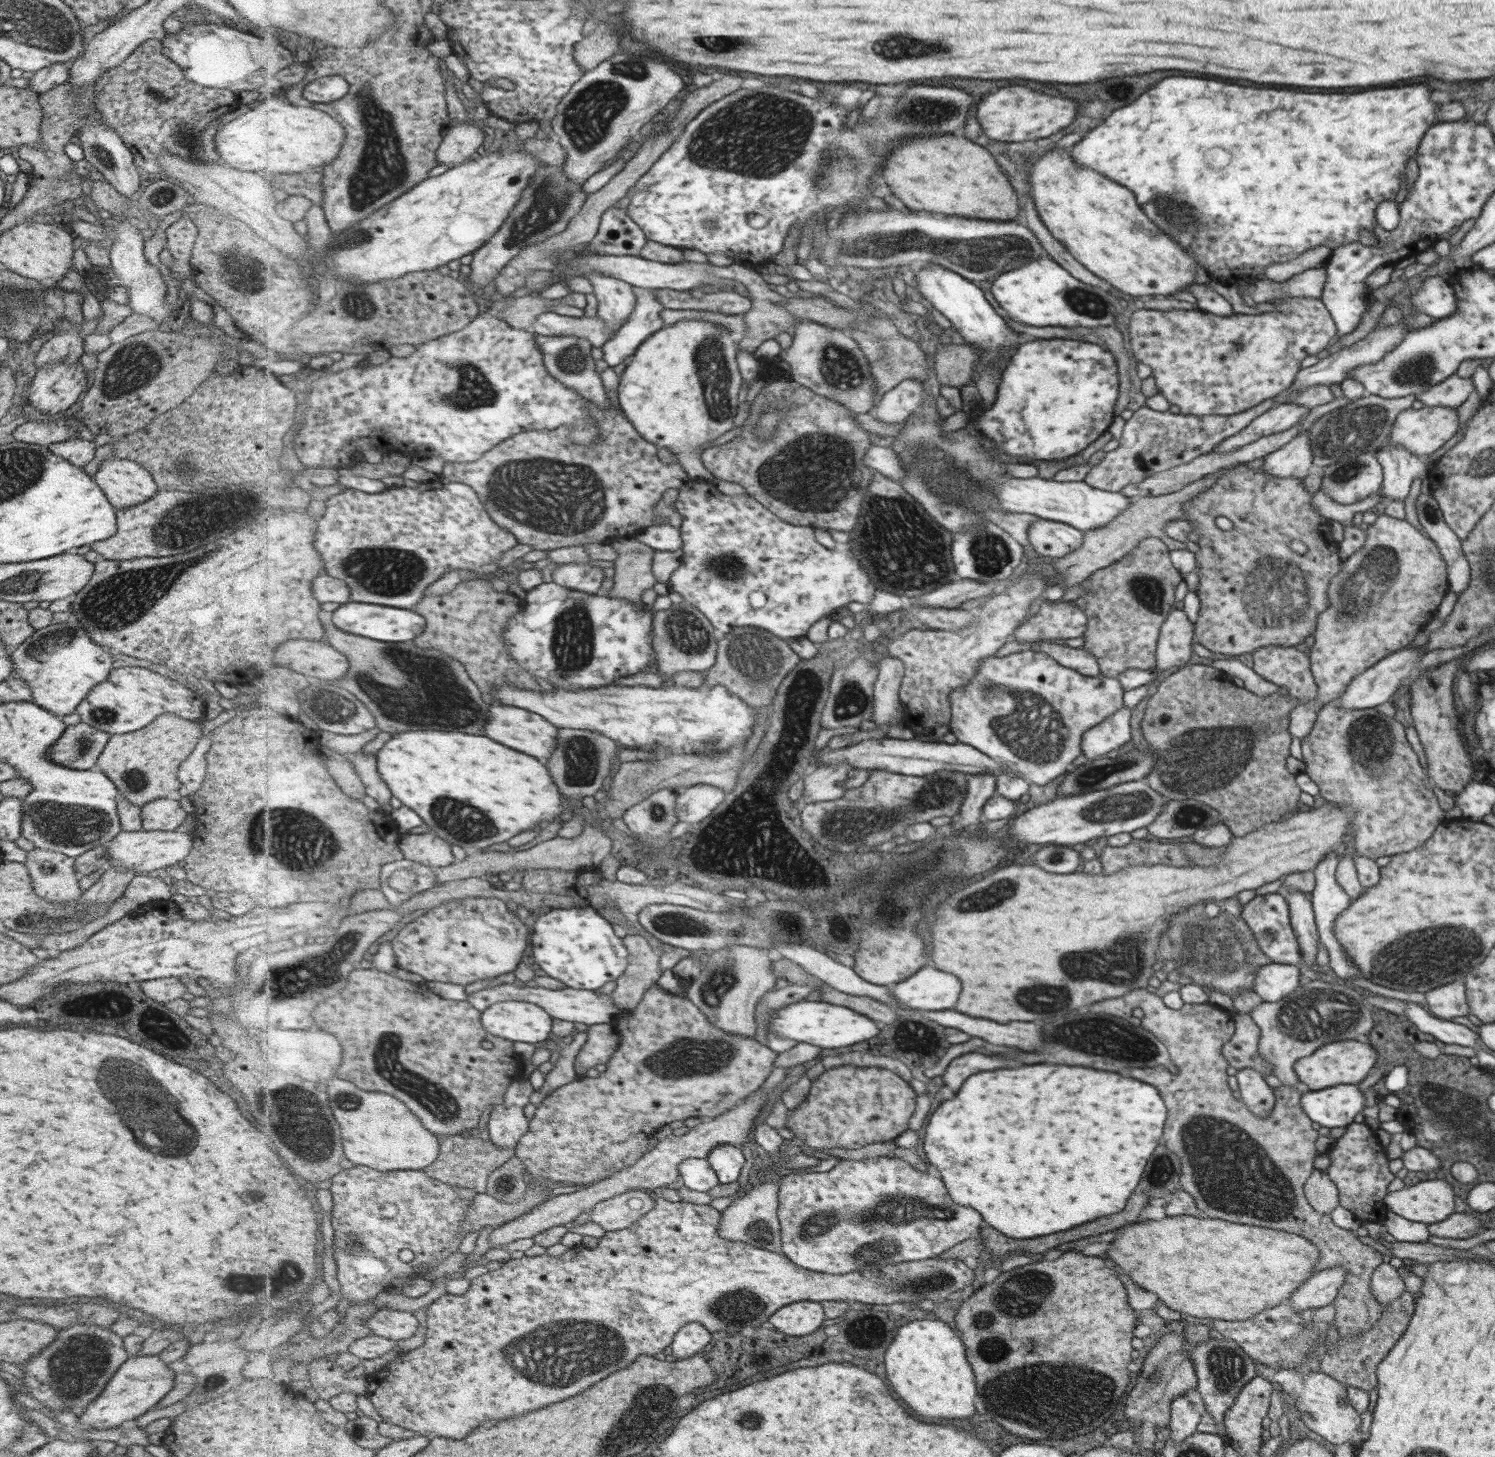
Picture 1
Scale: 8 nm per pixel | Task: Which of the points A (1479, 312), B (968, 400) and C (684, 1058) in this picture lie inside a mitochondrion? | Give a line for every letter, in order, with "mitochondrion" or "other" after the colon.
A: other
B: other
C: mitochondrion

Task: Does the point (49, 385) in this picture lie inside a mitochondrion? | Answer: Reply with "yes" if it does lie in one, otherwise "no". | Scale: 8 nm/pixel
no

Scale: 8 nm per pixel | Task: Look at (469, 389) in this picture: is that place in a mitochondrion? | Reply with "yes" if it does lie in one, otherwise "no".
yes

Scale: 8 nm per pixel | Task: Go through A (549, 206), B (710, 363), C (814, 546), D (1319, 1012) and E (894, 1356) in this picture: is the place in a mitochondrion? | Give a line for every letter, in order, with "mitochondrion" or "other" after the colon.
A: mitochondrion
B: mitochondrion
C: other
D: mitochondrion
E: other

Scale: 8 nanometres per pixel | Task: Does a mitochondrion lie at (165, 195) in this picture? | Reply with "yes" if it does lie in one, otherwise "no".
yes

